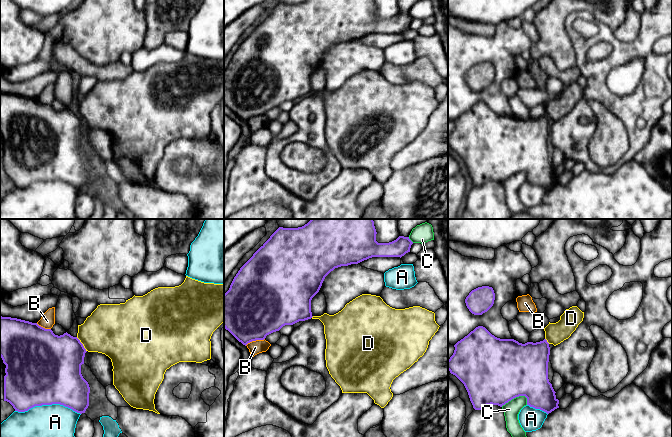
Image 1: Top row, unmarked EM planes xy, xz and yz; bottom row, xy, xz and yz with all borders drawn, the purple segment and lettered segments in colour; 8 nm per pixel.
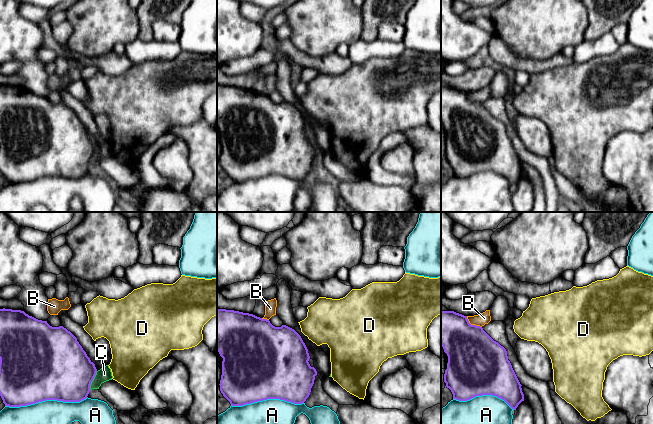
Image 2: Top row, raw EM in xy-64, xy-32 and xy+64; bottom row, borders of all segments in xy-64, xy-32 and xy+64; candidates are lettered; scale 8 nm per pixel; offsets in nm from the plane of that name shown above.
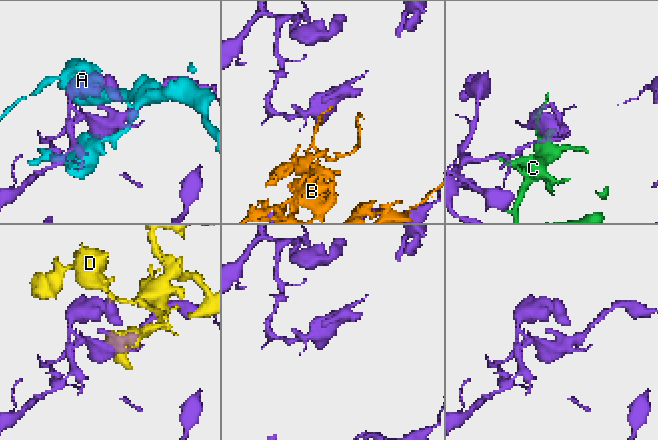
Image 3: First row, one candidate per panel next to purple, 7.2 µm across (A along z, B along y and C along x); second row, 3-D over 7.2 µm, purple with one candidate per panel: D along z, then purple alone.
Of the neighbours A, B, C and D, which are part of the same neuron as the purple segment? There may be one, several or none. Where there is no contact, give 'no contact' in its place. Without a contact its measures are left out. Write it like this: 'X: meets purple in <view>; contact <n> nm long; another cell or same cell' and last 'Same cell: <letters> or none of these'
A: meets purple in xy; contact 550 nm long; another cell
B: meets purple in xz; contact 170 nm long; another cell
C: meets purple in yz; contact 220 nm long; another cell
D: meets purple in xy; contact 150 nm long; another cell
Same cell: none of these

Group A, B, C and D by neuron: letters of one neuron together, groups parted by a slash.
A / B / C / D

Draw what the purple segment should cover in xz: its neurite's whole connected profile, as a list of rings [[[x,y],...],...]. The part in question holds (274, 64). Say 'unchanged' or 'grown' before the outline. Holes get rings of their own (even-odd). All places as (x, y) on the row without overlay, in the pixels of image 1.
unchanged; [[[305,0],[298,4],[279,3],[240,44],[224,70],[224,104],[243,121],[264,116],[285,101],[311,95],[311,76],[319,68],[325,53],[335,44],[358,40],[372,33],[402,33],[413,18],[399,12],[389,19],[376,17],[374,0]]]

